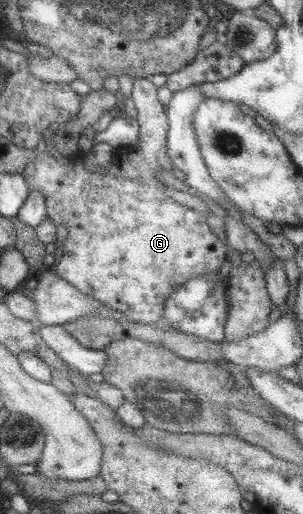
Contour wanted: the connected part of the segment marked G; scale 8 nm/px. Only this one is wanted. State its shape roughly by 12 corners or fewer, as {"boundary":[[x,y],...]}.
{"boundary":[[134,78],[136,143],[104,171],[33,148],[20,171],[67,228],[54,273],[132,322],[223,270],[166,195],[167,113]]}

